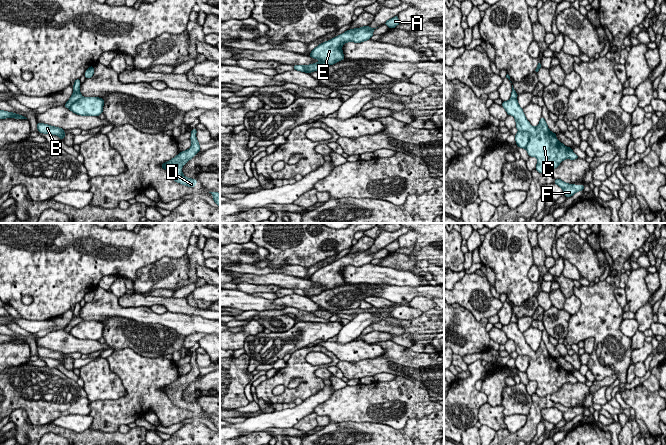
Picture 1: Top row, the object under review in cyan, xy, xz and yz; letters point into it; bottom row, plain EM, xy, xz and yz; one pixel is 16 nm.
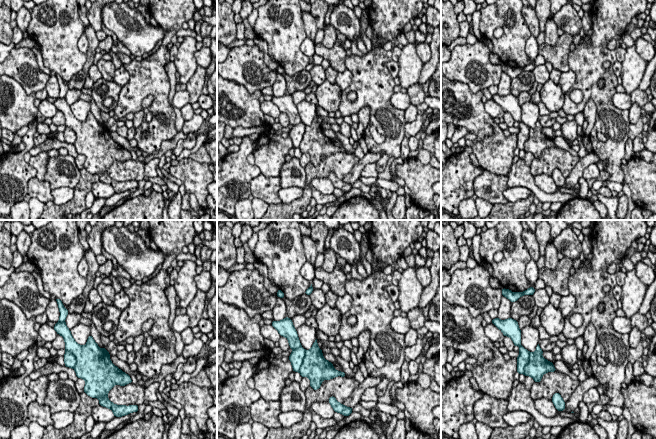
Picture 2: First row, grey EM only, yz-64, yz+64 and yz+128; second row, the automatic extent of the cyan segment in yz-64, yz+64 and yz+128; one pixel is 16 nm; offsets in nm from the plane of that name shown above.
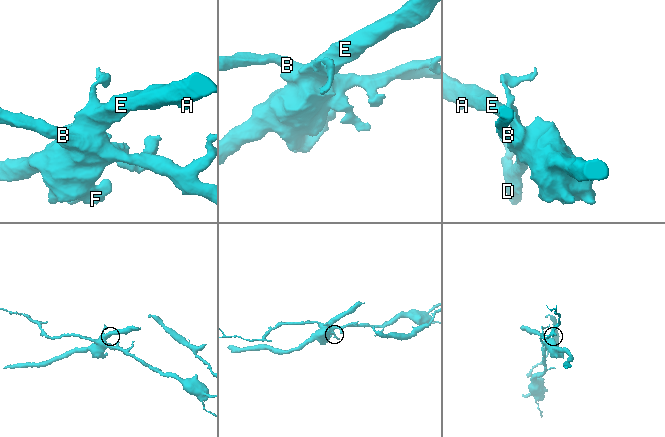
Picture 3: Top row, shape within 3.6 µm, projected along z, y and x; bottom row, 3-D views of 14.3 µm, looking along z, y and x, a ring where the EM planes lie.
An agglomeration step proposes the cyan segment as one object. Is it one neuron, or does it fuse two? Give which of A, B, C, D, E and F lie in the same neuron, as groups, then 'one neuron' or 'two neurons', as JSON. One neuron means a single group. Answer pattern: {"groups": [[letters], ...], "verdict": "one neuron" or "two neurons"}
{"groups": [["A", "C", "E", "F"], ["B", "D"]], "verdict": "two neurons"}

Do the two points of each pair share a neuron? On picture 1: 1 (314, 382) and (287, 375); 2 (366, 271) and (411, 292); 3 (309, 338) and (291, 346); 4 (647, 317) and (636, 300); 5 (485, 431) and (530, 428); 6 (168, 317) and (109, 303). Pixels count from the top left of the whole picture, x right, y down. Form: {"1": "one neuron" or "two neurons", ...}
{"1": "one neuron", "2": "two neurons", "3": "one neuron", "4": "two neurons", "5": "two neurons", "6": "one neuron"}

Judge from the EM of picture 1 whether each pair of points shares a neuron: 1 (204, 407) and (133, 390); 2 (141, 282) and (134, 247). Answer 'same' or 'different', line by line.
1: same
2: different

